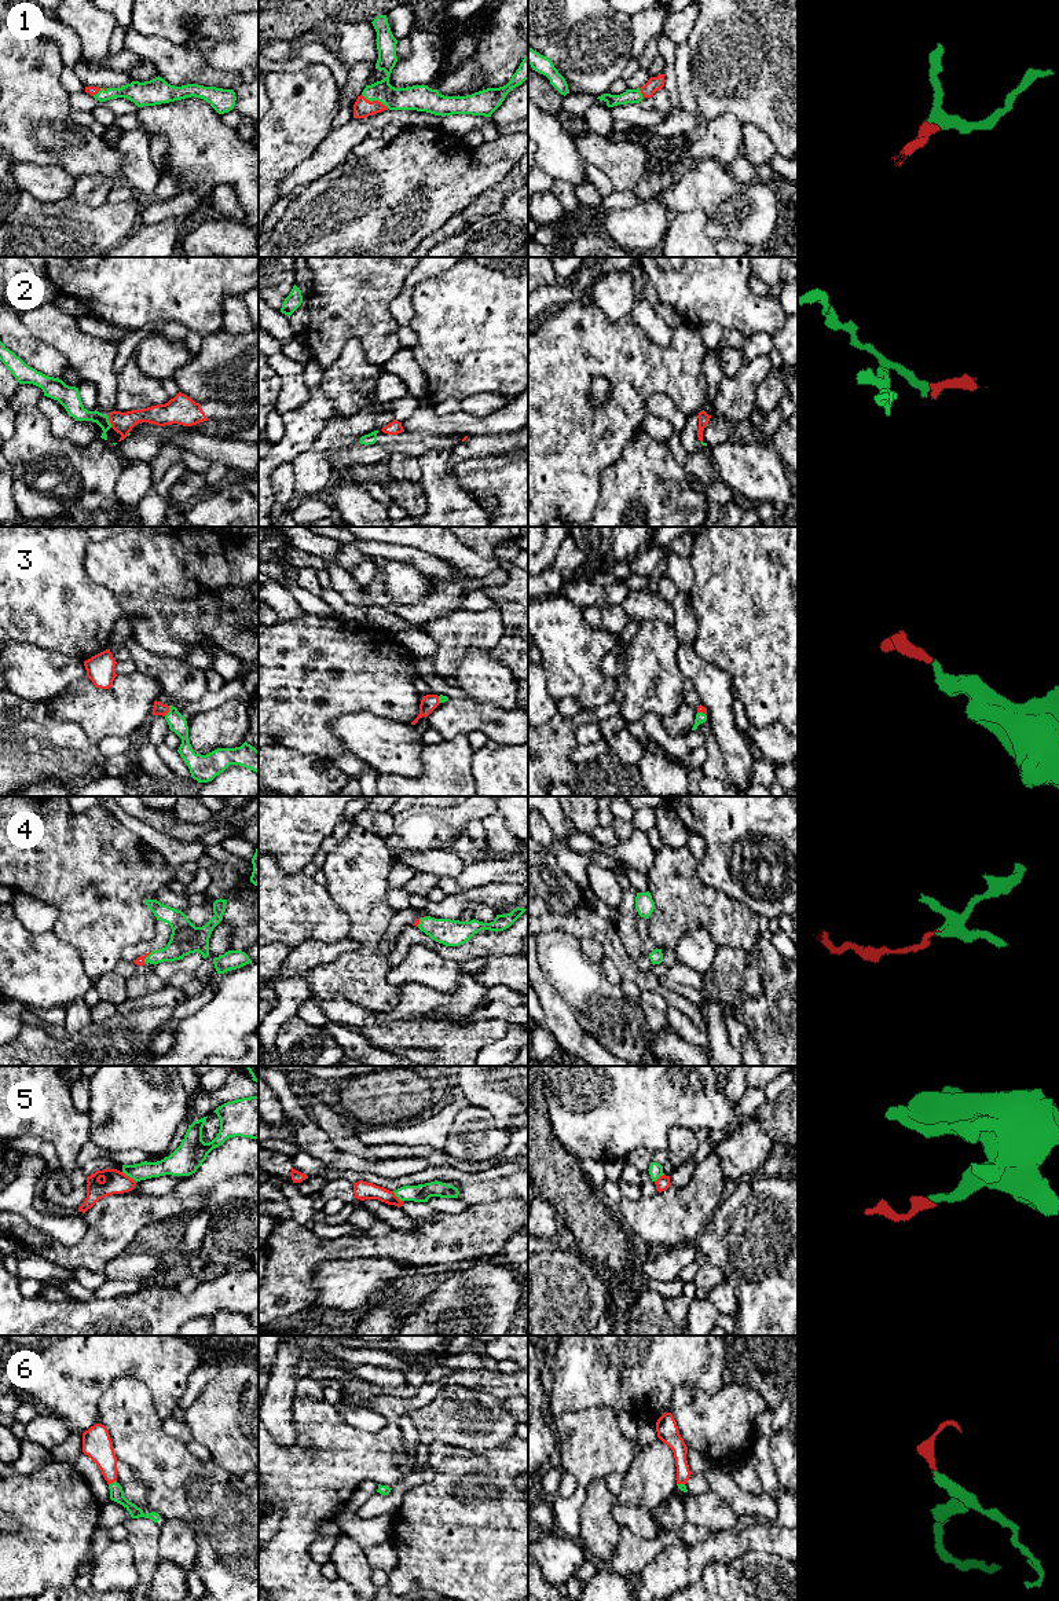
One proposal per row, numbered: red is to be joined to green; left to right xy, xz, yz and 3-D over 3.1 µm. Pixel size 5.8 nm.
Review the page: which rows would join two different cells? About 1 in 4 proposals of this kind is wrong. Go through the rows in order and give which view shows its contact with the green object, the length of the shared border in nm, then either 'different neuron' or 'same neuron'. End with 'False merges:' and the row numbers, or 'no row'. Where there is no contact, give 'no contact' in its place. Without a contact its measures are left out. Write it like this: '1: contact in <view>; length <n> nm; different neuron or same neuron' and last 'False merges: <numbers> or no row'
1: contact in xz; length 180 nm; same neuron
2: contact in xy; length 80 nm; same neuron
3: contact in xy; length 70 nm; same neuron
4: contact in xy; length 80 nm; same neuron
5: contact in xy; length 110 nm; different neuron
6: contact in xy; length 50 nm; same neuron
False merges: 5

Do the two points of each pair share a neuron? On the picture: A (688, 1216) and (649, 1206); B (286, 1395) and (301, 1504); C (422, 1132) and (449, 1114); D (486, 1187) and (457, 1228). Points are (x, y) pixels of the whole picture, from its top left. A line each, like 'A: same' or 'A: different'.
A: same
B: different
C: same
D: different

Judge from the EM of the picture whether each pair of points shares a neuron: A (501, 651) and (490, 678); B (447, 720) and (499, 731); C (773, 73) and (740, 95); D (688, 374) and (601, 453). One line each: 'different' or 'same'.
A: different
B: same
C: same
D: same

